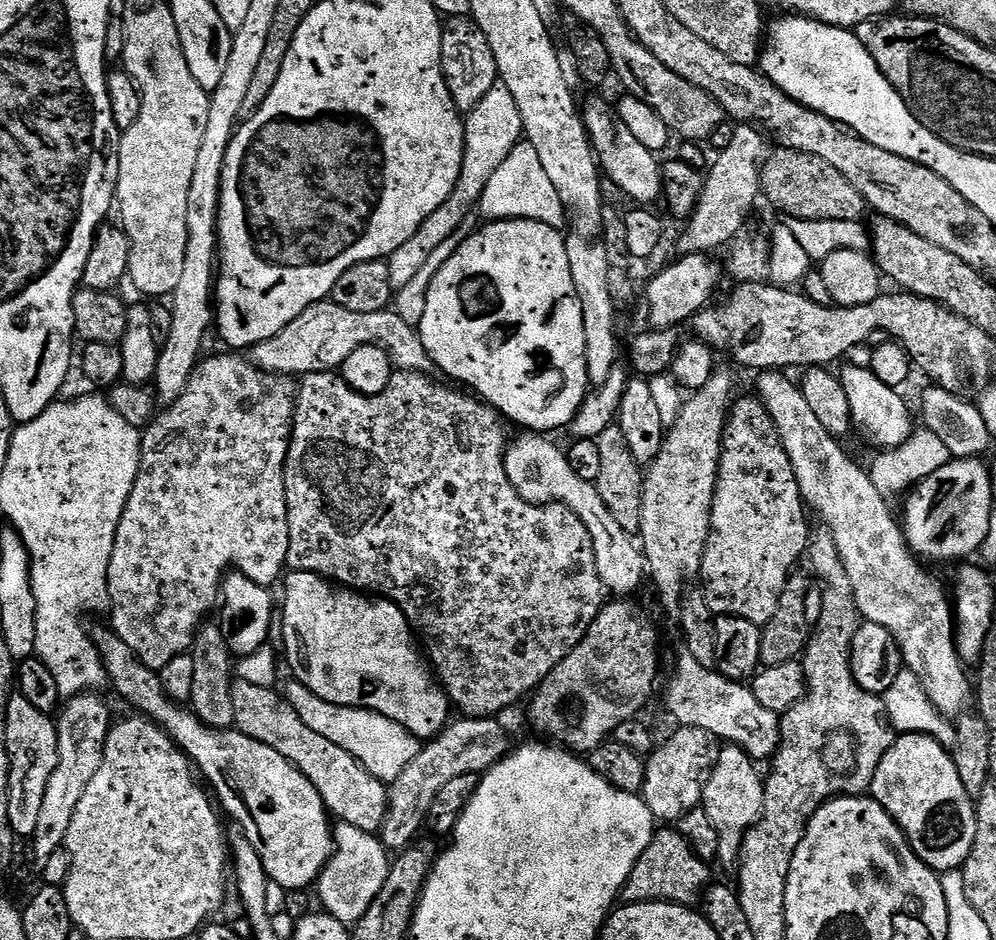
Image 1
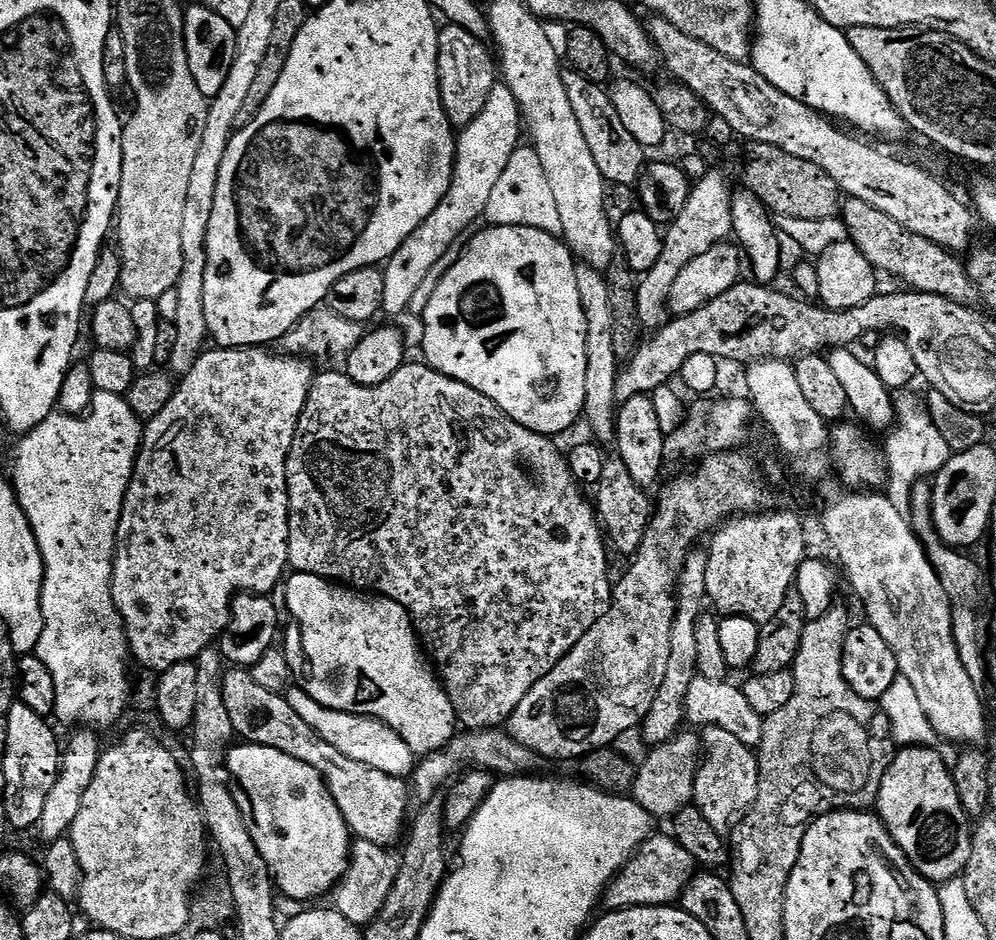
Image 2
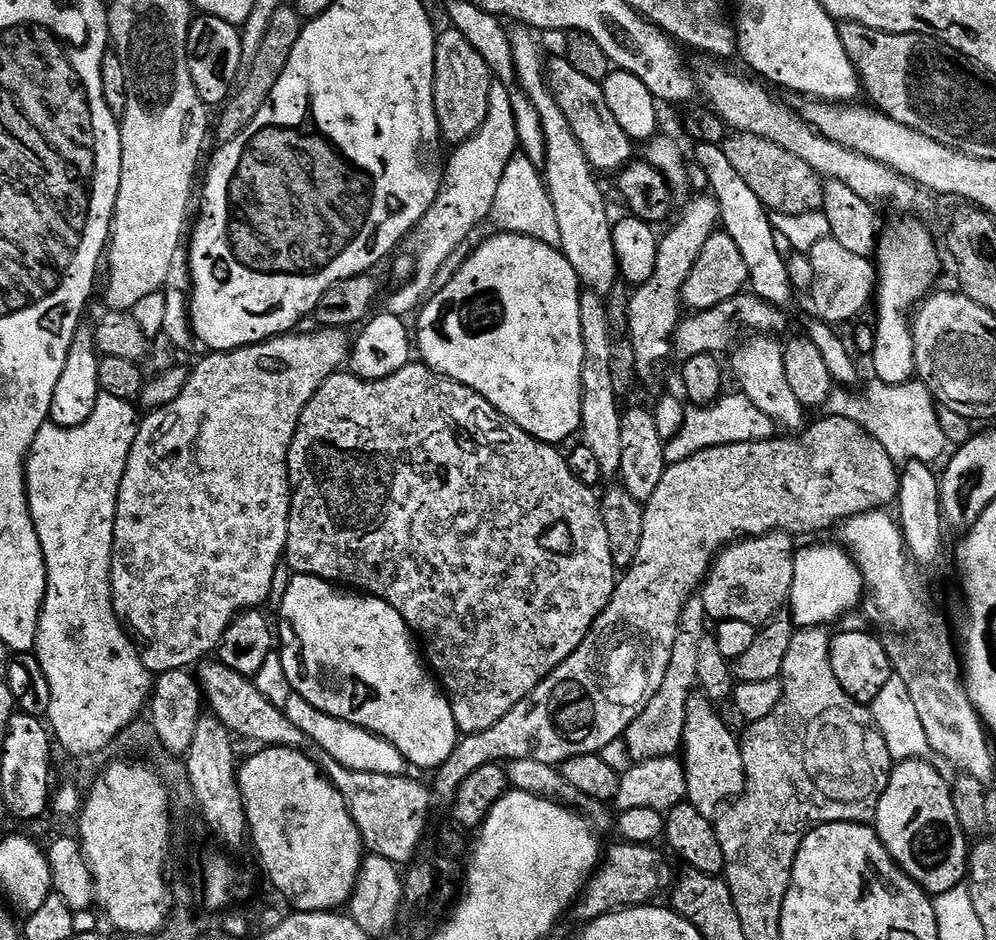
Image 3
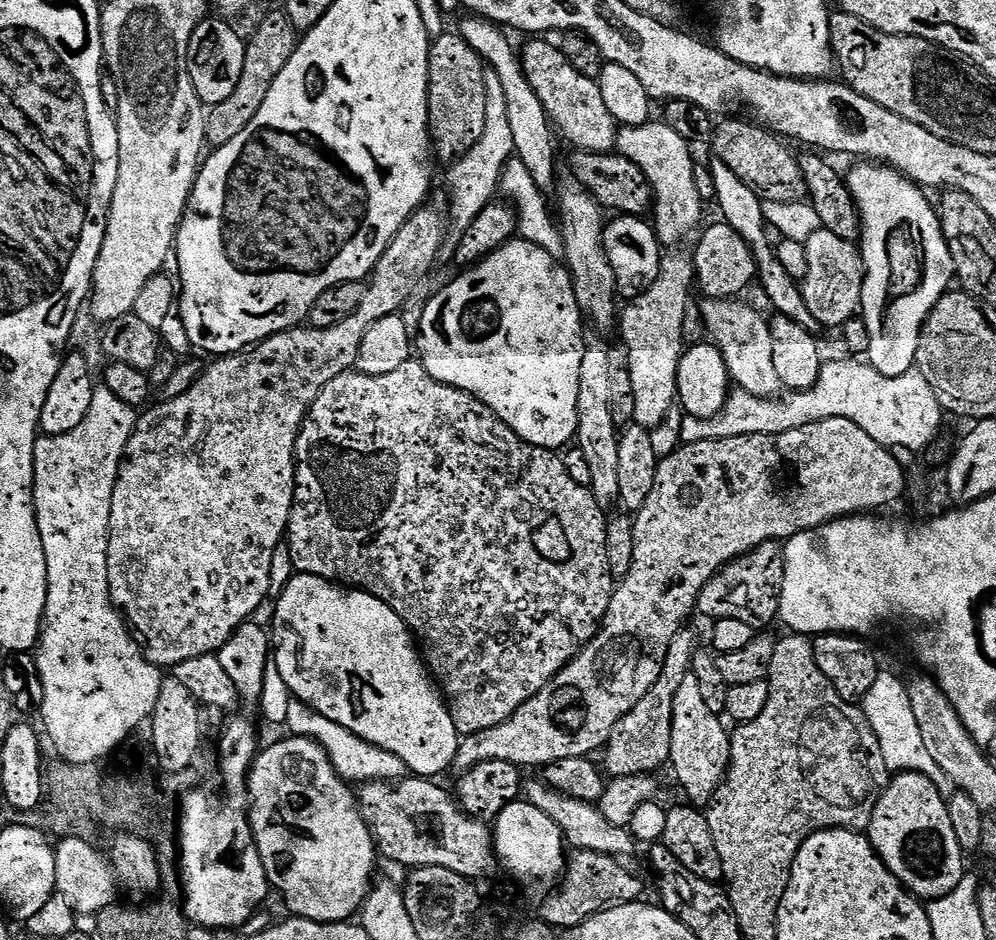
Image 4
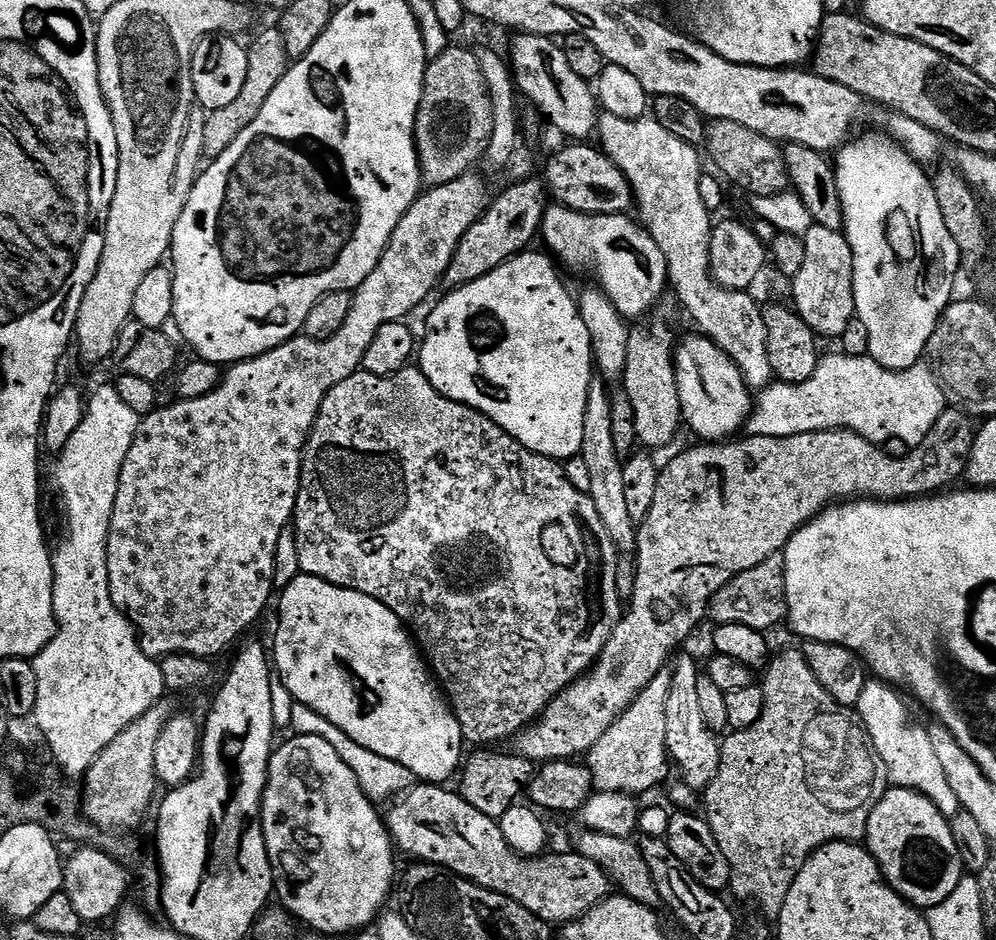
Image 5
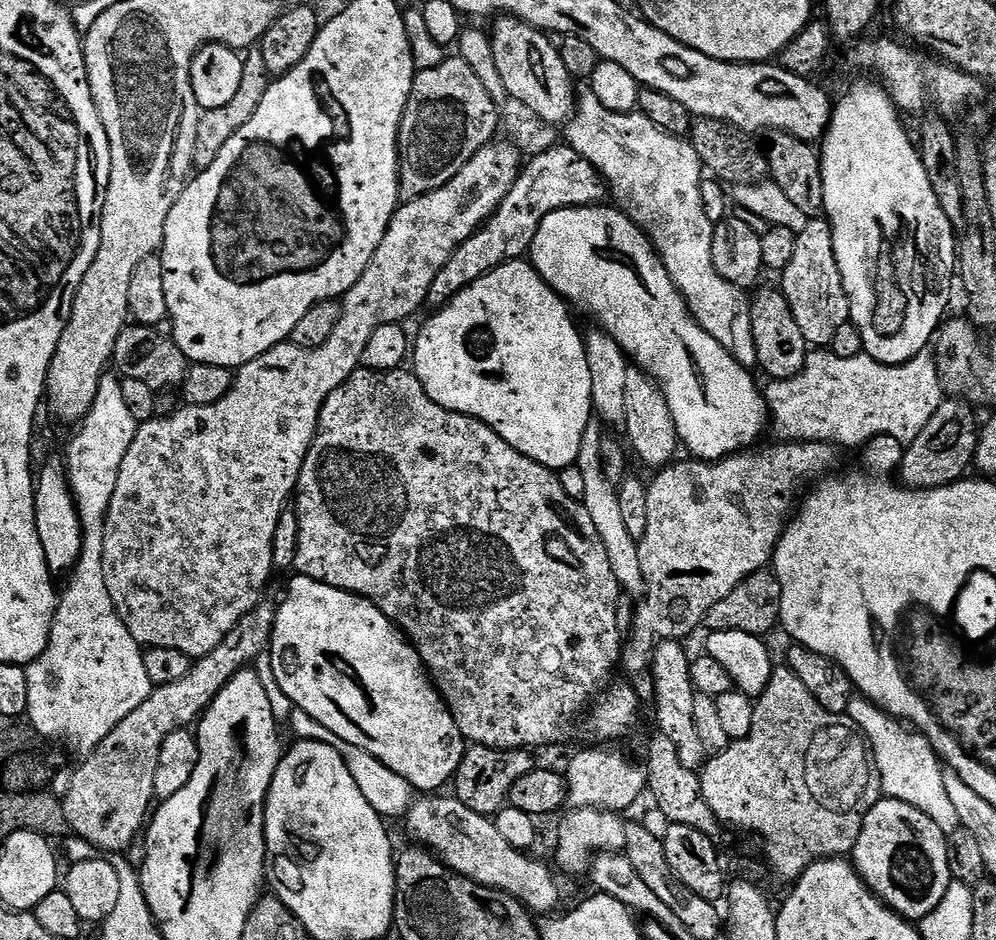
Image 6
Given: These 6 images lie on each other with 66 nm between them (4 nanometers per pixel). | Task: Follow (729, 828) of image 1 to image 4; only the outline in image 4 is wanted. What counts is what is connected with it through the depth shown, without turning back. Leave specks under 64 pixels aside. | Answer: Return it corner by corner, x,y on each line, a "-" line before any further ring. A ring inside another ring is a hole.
689,678
673,696
673,730
668,764
676,771
676,780
684,787
691,803
704,806
715,797
724,783
732,762
732,736
724,729
725,721
715,716
713,705
702,698
700,681

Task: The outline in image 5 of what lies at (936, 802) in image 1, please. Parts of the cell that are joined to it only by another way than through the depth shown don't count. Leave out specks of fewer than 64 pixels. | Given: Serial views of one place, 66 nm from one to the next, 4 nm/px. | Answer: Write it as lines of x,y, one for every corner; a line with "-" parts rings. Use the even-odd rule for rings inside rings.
889,787
884,797
874,806
868,819
866,847
880,867
884,881
913,908
927,910
938,906
938,902
946,902
946,898
954,894
954,886
958,886
958,882
966,873
958,854
958,846
954,846
954,834
949,817
941,814
935,800
923,796
915,787
904,787
908,788

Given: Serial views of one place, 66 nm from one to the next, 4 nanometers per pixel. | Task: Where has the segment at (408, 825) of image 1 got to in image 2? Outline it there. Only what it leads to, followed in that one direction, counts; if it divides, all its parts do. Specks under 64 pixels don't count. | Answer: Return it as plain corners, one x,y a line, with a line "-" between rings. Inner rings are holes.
464,730
453,736
444,748
423,757
417,763
410,777
410,796
417,805
428,804
430,798
441,791
440,786
448,779
451,781
461,770
483,770
507,778
531,773
537,769
538,763
540,758
535,752
526,750
526,746
517,743
505,731

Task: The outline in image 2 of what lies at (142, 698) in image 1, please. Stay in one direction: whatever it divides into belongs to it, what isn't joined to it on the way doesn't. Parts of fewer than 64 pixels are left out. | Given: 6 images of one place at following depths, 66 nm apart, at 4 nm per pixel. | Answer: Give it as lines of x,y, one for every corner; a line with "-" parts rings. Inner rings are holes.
240,742
227,749
226,772
234,784
236,779
232,797
242,810
258,854
266,858
277,889
292,900
327,897
347,869
350,833
318,770
282,754
282,750

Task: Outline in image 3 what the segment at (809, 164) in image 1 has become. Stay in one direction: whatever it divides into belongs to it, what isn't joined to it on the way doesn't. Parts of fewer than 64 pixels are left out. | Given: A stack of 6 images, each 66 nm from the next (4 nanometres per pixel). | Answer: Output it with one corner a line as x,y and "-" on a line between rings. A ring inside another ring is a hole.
732,132
724,140
722,147
730,165
734,166
739,177
746,182
754,194
763,202
769,213
781,212
784,215
800,215
807,212
820,212
824,206
824,183
822,178
802,158
794,158
790,150
758,138
758,134

